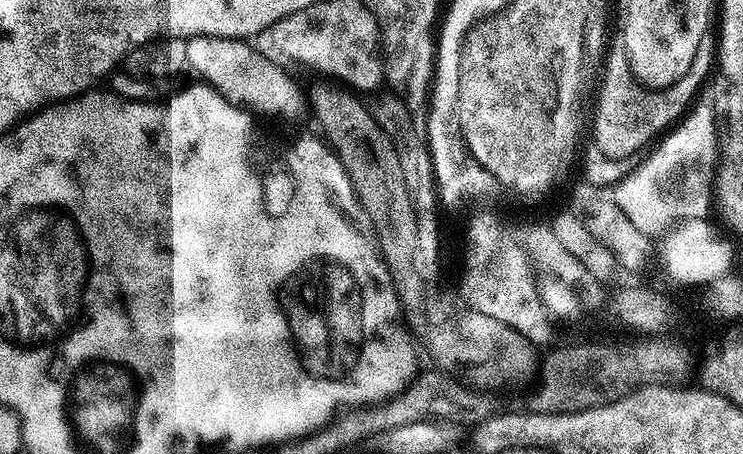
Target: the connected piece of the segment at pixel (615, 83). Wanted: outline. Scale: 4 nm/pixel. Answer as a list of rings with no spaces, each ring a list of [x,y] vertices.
[[[706,34],[702,42],[698,42],[698,50],[694,54],[694,62],[690,62],[690,70],[686,70],[686,74],[682,74],[682,78],[678,78],[678,82],[670,87],[657,90],[645,88],[636,79],[631,66],[624,68],[628,55],[623,43],[616,42],[604,60],[602,77],[605,85],[601,96],[600,119],[597,128],[590,133],[602,154],[612,162],[618,162],[642,151],[655,136],[655,140],[663,137],[692,108],[697,99],[696,91],[703,86],[708,71],[713,71],[714,61],[717,59],[717,41],[715,35]]]

